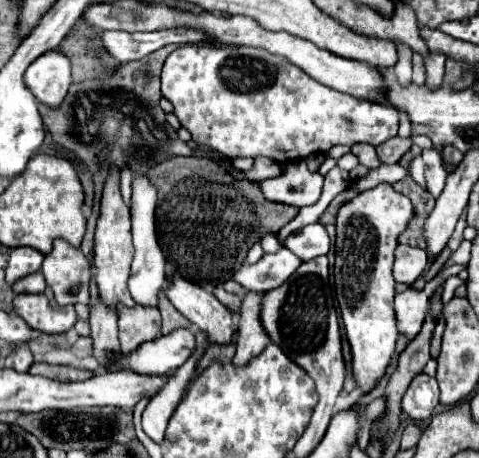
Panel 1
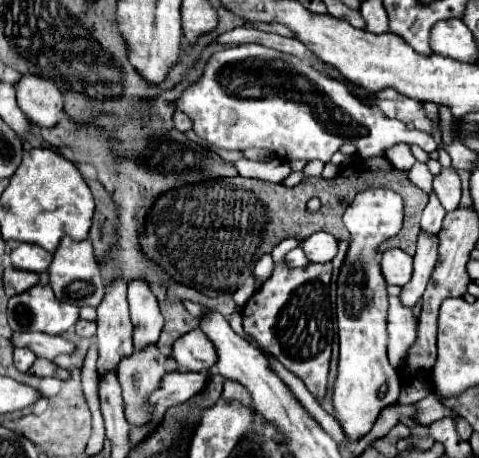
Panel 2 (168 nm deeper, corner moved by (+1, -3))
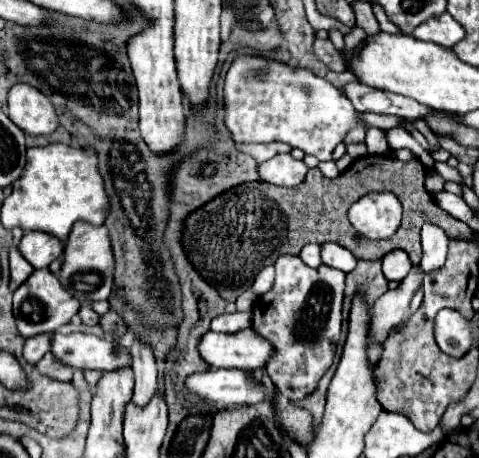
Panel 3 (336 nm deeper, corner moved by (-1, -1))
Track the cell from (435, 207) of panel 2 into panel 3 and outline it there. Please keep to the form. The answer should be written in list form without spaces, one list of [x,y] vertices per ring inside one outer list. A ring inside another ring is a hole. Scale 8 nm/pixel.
[[[424,224],[422,228],[422,248],[424,256],[420,262],[420,268],[428,274],[434,270],[440,270],[446,260],[446,248],[448,248],[448,236],[444,230],[436,224]]]

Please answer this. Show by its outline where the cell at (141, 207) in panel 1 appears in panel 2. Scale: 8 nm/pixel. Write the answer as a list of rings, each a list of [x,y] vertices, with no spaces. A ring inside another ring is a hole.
[[[144,276],[132,278],[128,282],[128,304],[134,324],[134,346],[146,346],[158,340],[164,318],[160,312],[158,298],[154,296],[150,282]]]

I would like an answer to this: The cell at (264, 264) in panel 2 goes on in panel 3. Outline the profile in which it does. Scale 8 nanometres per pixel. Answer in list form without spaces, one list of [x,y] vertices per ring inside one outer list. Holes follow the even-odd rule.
[[[266,266],[266,268],[256,276],[252,290],[254,290],[258,296],[262,296],[266,290],[272,288],[272,284],[274,284],[274,266]]]

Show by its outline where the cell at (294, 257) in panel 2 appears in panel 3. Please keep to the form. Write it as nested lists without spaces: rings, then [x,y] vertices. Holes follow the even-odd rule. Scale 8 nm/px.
[[[308,244],[308,246],[304,246],[302,252],[300,252],[300,256],[302,256],[302,260],[304,260],[308,266],[312,266],[312,268],[318,268],[318,266],[322,264],[320,244]]]

